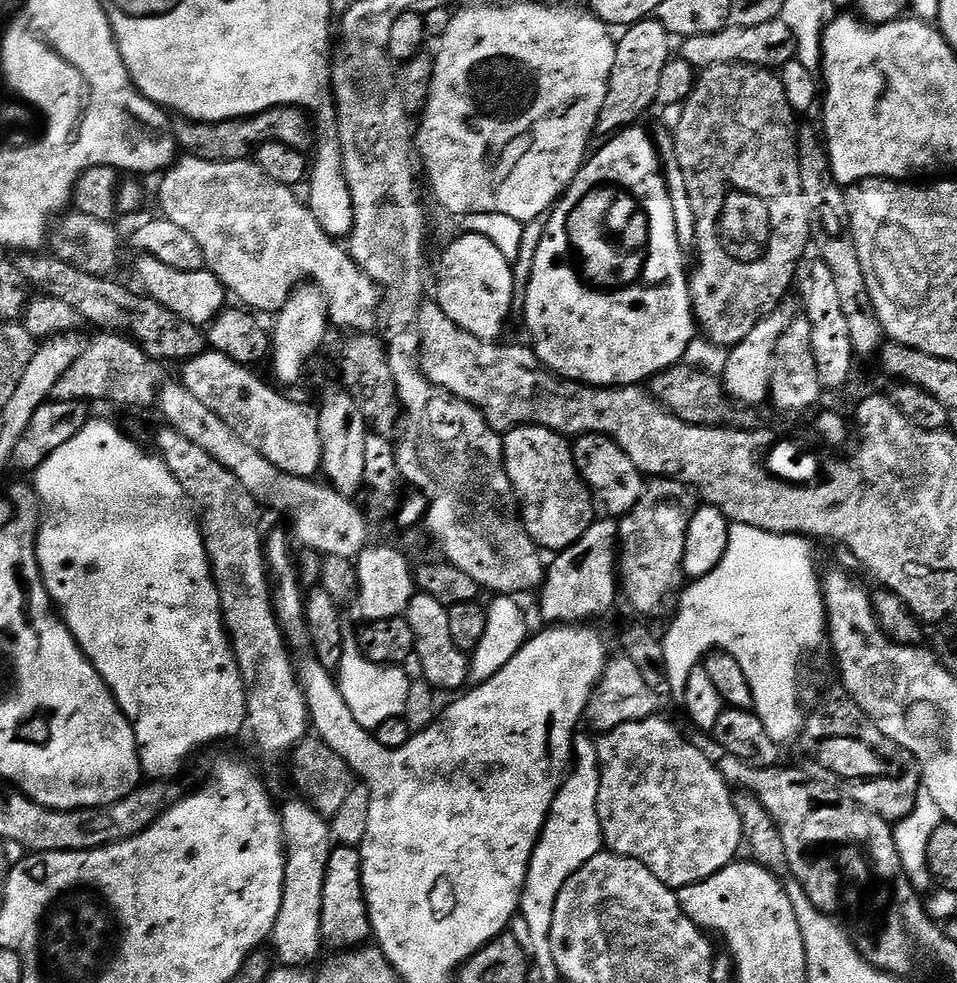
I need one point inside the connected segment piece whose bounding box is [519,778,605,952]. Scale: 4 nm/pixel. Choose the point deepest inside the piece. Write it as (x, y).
(572, 835)

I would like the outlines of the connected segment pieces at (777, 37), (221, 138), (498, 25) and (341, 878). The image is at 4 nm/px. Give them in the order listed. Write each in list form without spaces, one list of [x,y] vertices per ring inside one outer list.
[[[783,20],[762,22],[762,26],[738,26],[729,23],[728,27],[714,34],[698,34],[683,37],[678,48],[679,59],[692,65],[697,70],[703,70],[715,64],[753,64],[759,68],[775,69],[793,59],[796,52],[796,41],[792,31]]]
[[[296,106],[267,108],[253,116],[240,116],[237,120],[206,122],[205,120],[180,118],[172,124],[172,133],[176,135],[177,145],[187,155],[197,156],[203,160],[243,160],[257,144],[275,140],[291,148],[304,150],[307,149],[307,144],[309,147],[314,140],[309,117]]]
[[[508,4],[505,8],[464,8],[451,17],[449,28],[444,36],[439,37],[440,49],[434,52],[432,61],[430,94],[419,117],[420,129],[417,132],[415,129],[414,132],[414,148],[418,153],[419,163],[421,160],[428,171],[428,180],[432,183],[432,192],[436,195],[437,202],[445,208],[439,208],[436,204],[428,204],[426,208],[426,222],[431,237],[433,234],[440,246],[450,245],[458,237],[468,233],[481,234],[482,237],[489,238],[508,260],[514,262],[521,246],[523,222],[541,219],[563,196],[580,172],[580,167],[589,155],[588,143],[594,137],[598,114],[606,98],[610,70],[614,70],[616,49],[616,40],[608,33],[611,32],[609,25],[603,24],[583,7],[580,8],[567,8],[564,4]]]
[[[340,846],[328,857],[326,886],[322,892],[321,941],[332,950],[351,950],[369,943],[372,923],[368,917],[368,899],[364,896],[364,863],[359,847]]]

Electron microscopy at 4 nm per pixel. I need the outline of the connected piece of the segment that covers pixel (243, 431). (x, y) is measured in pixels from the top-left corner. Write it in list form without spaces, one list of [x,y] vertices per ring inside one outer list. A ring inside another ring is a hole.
[[[205,350],[183,361],[182,368],[184,368],[182,383],[186,386],[186,390],[190,390],[190,394],[194,394],[194,398],[198,398],[198,402],[202,402],[209,410],[214,410],[214,414],[218,414],[218,418],[222,418],[222,422],[226,422],[226,426],[230,426],[230,430],[238,434],[238,438],[242,438],[244,442],[253,446],[254,450],[258,450],[272,465],[292,477],[311,479],[319,473],[323,467],[321,436],[318,434],[316,421],[311,411],[307,412],[302,405],[287,400],[280,392],[275,392],[275,390],[280,390],[273,387],[271,383],[268,385],[262,377],[255,376],[249,365],[239,364],[226,354]]]

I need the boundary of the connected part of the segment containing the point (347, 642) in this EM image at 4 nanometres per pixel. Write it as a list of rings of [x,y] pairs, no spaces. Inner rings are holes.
[[[348,626],[343,627],[342,632],[342,658],[336,671],[337,688],[355,720],[374,732],[386,720],[405,715],[412,678],[403,667],[370,662],[361,652],[357,633]]]

